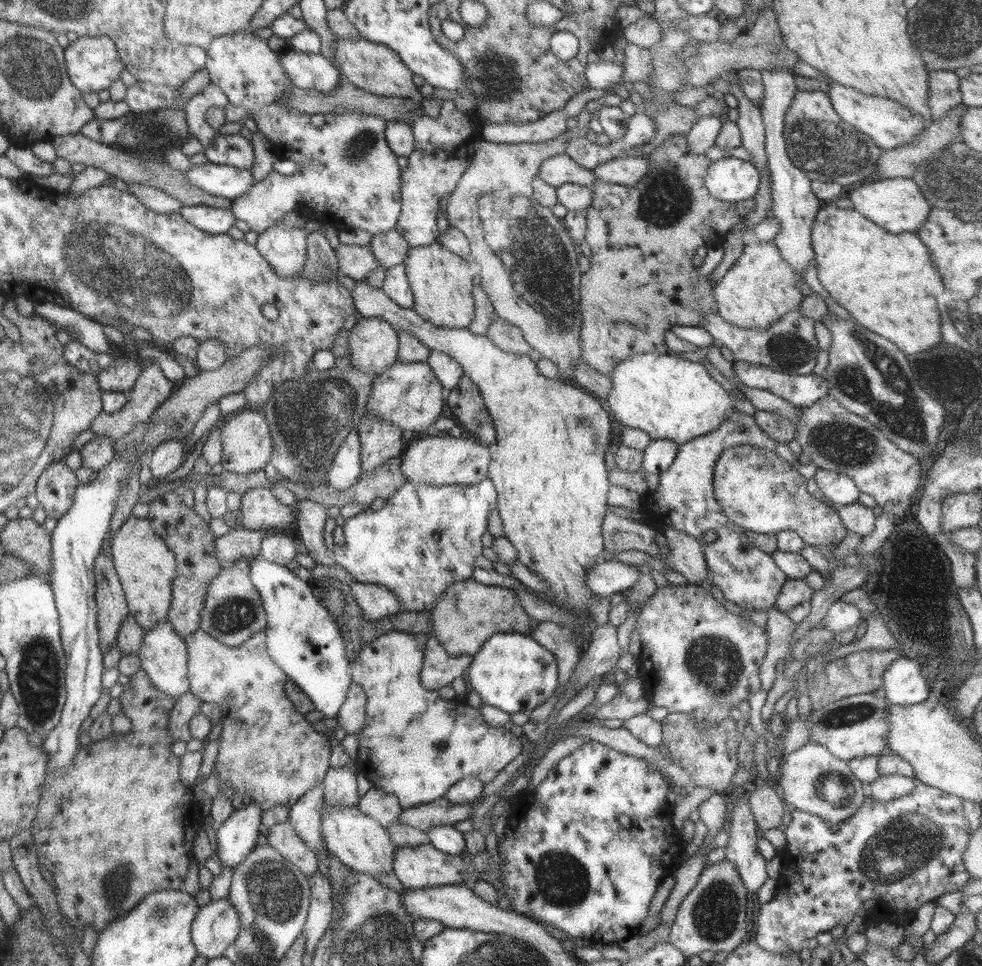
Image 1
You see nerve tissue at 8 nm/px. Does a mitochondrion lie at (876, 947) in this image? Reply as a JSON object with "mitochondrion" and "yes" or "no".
{"mitochondrion":"no"}

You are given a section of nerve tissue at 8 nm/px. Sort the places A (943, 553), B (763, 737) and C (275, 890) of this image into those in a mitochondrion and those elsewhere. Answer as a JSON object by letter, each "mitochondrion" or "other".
{"A":"other","B":"other","C":"mitochondrion"}

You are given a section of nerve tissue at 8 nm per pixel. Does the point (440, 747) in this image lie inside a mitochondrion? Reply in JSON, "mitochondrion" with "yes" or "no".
{"mitochondrion":"yes"}

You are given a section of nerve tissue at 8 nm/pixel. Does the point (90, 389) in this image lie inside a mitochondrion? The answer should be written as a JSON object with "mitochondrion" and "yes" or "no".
{"mitochondrion":"no"}

